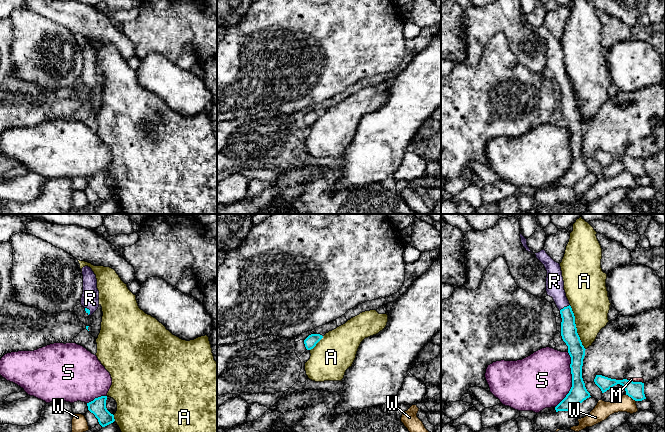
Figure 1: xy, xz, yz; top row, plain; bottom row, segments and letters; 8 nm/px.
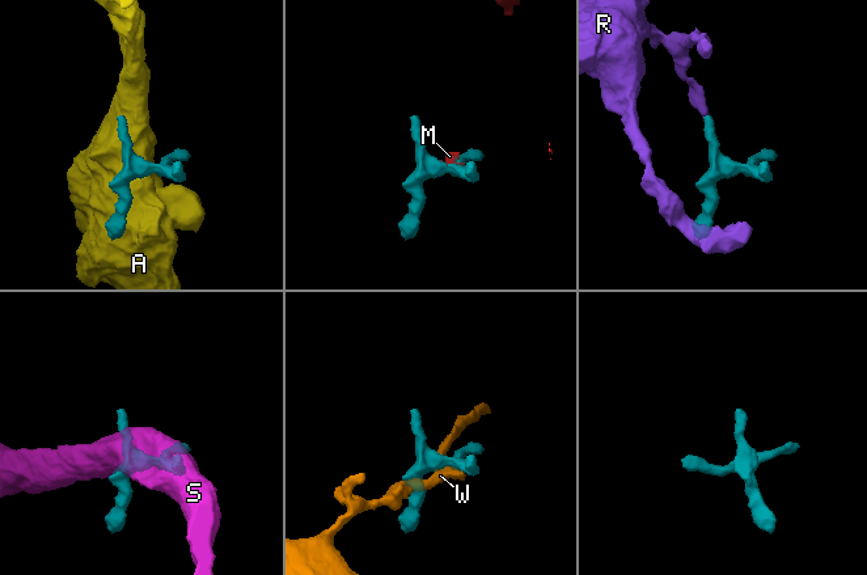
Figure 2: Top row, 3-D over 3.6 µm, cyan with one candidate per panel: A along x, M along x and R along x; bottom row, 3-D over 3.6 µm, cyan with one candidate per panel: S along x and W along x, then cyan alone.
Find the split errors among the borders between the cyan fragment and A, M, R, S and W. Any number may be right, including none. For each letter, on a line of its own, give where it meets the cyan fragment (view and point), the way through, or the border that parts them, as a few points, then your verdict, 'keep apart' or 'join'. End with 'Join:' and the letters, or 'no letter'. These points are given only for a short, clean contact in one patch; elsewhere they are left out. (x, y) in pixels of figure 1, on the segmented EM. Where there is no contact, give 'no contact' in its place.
A: yz (575, 327) | keep apart
M: yz (635, 382) | along yz (626, 379), (643, 383) | keep apart
R: yz (564, 307) | across yz (569, 334), (568, 317), (564, 307), (554, 287), (554, 281) | join
S: yz (572, 380) | keep apart
W: yz (631, 397) | along yz (626, 394), (635, 401) | keep apart
Join: R

